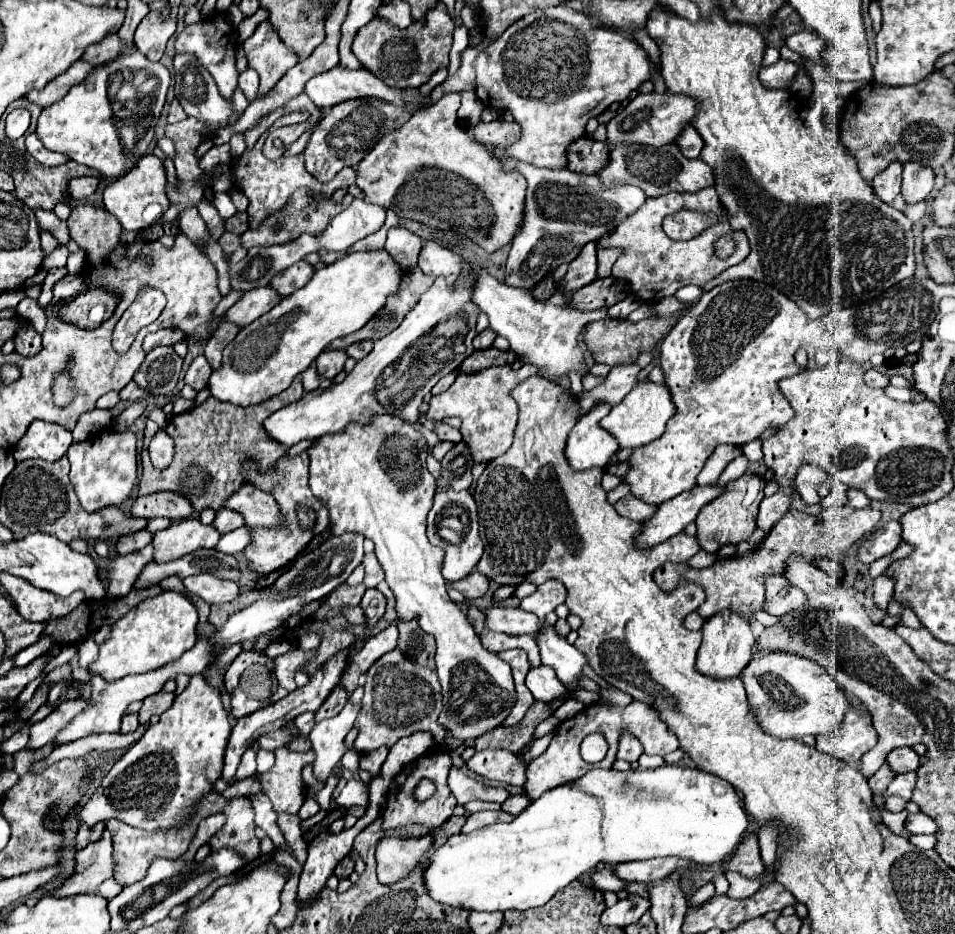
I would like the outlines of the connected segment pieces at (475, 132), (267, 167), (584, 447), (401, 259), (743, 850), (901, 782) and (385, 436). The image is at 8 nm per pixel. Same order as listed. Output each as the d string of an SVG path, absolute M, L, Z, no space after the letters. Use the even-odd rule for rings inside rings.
M494 120L494 122L478 122L472 128L472 138L484 146L498 146L506 148L514 140L518 140L520 126L516 122L504 122L504 120Z
M265 132L254 150L246 150L240 158L238 158L238 164L236 164L236 170L234 170L234 182L238 186L238 190L242 194L248 196L250 200L250 206L248 206L248 214L250 214L250 228L254 226L260 226L264 218L268 218L270 214L274 214L274 210L282 208L282 202L286 202L286 198L290 198L290 194L298 188L298 186L308 186L312 190L322 190L322 194L332 194L336 190L346 190L354 180L356 180L356 170L354 168L344 168L336 174L334 180L330 182L320 182L316 180L306 168L304 168L304 162L302 162L302 156L296 156L296 158L280 158L276 162L264 158L262 154L262 144L265 143L269 132Z
M606 404L594 406L570 430L564 456L572 470L580 472L594 466L604 468L618 450L618 442L612 438L612 434L602 430L598 424L610 412L610 408L612 406Z
M396 226L388 230L388 240L384 250L398 262L402 270L414 270L422 246L424 246L424 240L420 236L416 236L414 232L402 226Z
M750 832L738 850L722 864L724 872L738 872L746 878L758 878L764 872L764 864L758 850L758 834Z
M914 772L898 774L898 776L894 778L894 782L888 786L888 790L886 790L886 794L884 794L884 800L886 800L888 796L892 796L892 794L902 796L904 800L910 800L910 794L912 794L912 788L914 788L914 778L916 778Z
M384 414L374 418L370 426L348 426L342 434L320 438L308 448L308 454L310 490L330 510L330 532L360 532L370 538L386 572L386 582L396 596L398 618L418 620L420 628L438 640L436 672L444 698L438 724L466 744L502 726L516 702L510 666L482 646L468 616L446 594L440 572L442 548L432 546L426 538L426 516L432 508L436 480L426 470L428 446L420 432L400 418ZM468 676L476 684L470 690L464 688Z

